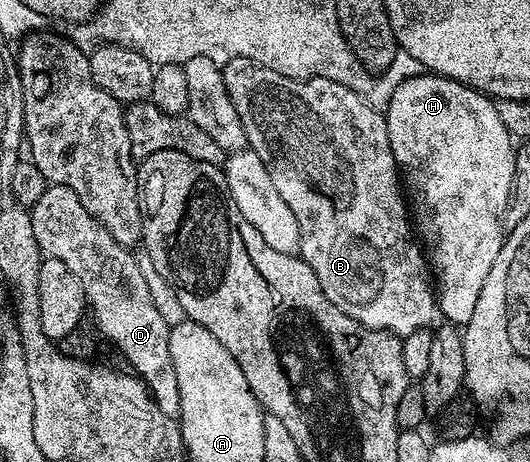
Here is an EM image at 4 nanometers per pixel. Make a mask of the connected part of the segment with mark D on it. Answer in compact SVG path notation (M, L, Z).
M47 186L44 197L36 201L36 205L29 208L30 220L32 221L32 233L36 233L36 241L40 245L43 256L64 261L72 273L80 281L80 285L86 294L89 308L98 308L98 316L101 320L101 334L114 342L113 349L119 356L133 360L135 366L143 371L150 384L154 387L155 395L162 404L163 411L176 410L181 415L180 384L176 382L176 368L172 366L172 352L168 350L168 337L170 336L169 325L160 317L156 310L156 304L152 301L152 293L148 293L148 281L144 281L144 273L140 273L140 265L135 252L129 247L120 245L88 209L67 187Z

